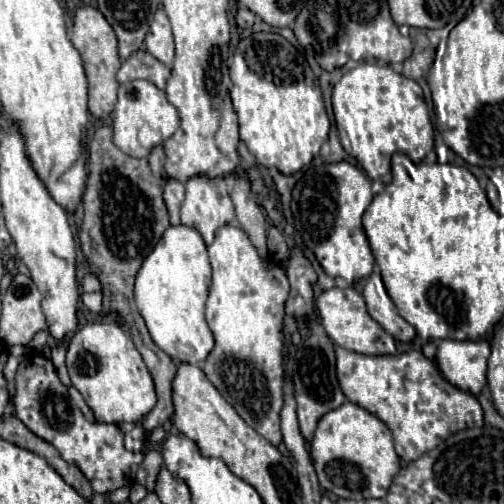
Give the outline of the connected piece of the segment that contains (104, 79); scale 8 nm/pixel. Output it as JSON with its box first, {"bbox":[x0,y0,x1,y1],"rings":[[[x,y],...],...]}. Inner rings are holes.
{"bbox":[72,6,122,120],"rings":[[[80,6],[74,16],[72,44],[82,54],[82,60],[84,60],[84,70],[88,76],[88,108],[90,108],[92,116],[96,116],[100,120],[108,120],[108,116],[116,104],[116,94],[118,94],[116,72],[122,64],[118,58],[116,34],[114,34],[112,26],[106,22],[106,18],[102,16],[102,12],[98,12],[94,6]]]}

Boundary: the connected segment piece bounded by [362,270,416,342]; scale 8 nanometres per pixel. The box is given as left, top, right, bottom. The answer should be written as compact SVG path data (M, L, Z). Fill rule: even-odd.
M380 272L368 276L368 284L364 286L362 294L368 306L368 314L386 330L390 332L398 342L410 342L416 336L416 330L396 312L390 296L386 294L386 288L382 284Z

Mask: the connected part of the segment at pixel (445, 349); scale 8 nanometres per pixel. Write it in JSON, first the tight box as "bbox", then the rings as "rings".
{"bbox":[436,340,490,396],"rings":[[[442,340],[436,364],[444,378],[474,396],[486,386],[486,362],[490,344],[486,340]]]}

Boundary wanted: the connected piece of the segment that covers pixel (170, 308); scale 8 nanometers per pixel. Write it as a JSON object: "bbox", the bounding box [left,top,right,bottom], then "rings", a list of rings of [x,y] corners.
{"bbox":[134,224,214,366],"rings":[[[184,224],[166,228],[162,240],[154,246],[138,270],[134,284],[136,306],[154,344],[158,344],[158,348],[162,348],[162,352],[176,362],[202,366],[214,348],[214,336],[204,318],[210,280],[212,274],[206,244],[196,228]]]}

